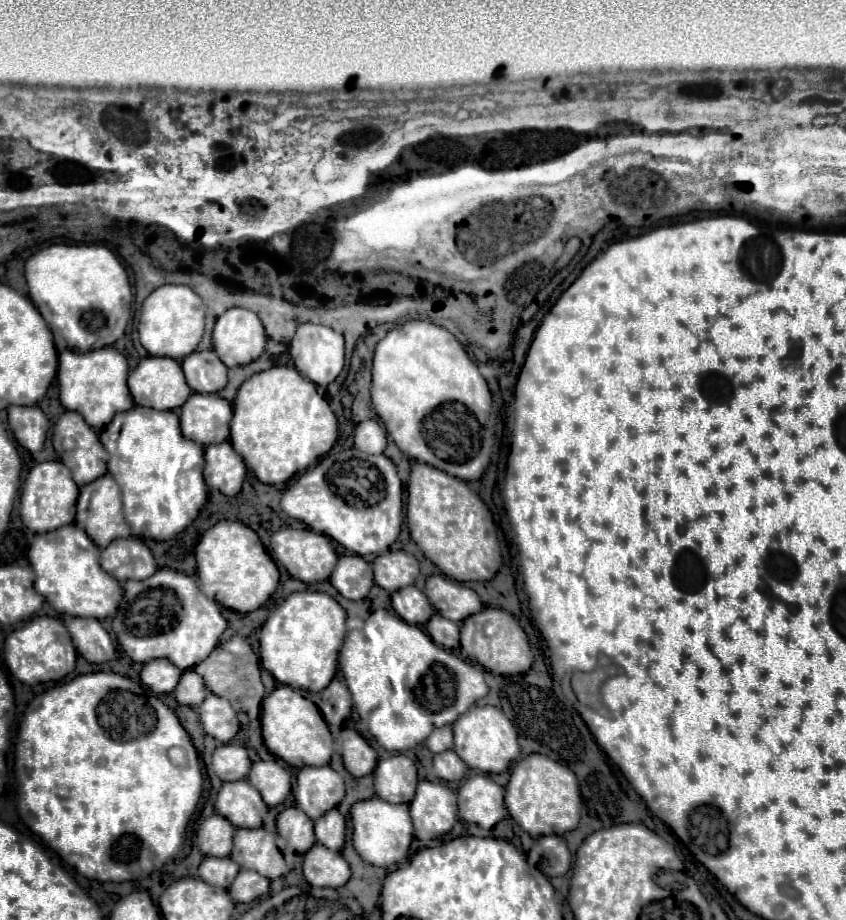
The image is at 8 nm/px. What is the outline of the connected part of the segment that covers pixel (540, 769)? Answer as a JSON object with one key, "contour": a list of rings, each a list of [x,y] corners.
{"contour":[[[528,754],[520,760],[506,786],[506,808],[514,822],[526,830],[532,838],[556,834],[562,836],[574,830],[580,822],[580,790],[574,772],[568,766],[544,756],[544,754]]]}

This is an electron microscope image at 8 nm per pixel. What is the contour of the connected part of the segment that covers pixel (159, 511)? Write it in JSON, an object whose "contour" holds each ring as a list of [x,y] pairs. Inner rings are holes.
{"contour":[[[134,406],[126,412],[115,415],[112,422],[99,434],[110,459],[107,472],[118,482],[122,490],[122,504],[124,504],[124,518],[130,524],[130,536],[138,538],[152,538],[152,540],[170,540],[178,532],[182,532],[200,512],[206,502],[208,490],[202,478],[204,468],[204,446],[184,440],[180,434],[180,424],[176,412],[158,412],[154,408]]]}

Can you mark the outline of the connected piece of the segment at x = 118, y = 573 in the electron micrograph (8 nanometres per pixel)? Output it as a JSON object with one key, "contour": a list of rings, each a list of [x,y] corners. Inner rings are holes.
{"contour":[[[118,538],[100,554],[100,566],[118,582],[144,580],[158,570],[150,548],[138,538]]]}

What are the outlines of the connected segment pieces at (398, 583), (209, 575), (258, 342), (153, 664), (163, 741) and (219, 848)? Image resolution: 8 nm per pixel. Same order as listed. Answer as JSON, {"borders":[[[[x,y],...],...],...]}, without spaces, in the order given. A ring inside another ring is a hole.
{"borders":[[[[388,550],[380,554],[372,566],[374,582],[386,592],[396,592],[396,588],[414,584],[418,578],[418,560],[404,550]]],[[[220,520],[196,546],[196,574],[200,590],[236,612],[258,610],[278,586],[278,568],[252,528],[238,520]]],[[[230,308],[216,320],[212,342],[220,360],[232,368],[256,360],[264,352],[268,338],[252,310]]],[[[150,660],[140,670],[140,680],[156,694],[168,694],[176,688],[182,670],[176,668],[170,660]]],[[[101,671],[56,684],[36,696],[27,708],[14,748],[14,774],[18,779],[18,815],[21,818],[21,814],[27,814],[23,821],[30,830],[82,876],[100,882],[142,880],[168,858],[174,858],[182,848],[184,832],[201,798],[204,781],[198,752],[176,714],[154,698],[148,688],[120,674]],[[128,700],[136,716],[132,718],[134,722],[102,722],[102,716],[106,720],[106,706],[108,716],[118,716],[118,710]]],[[[212,814],[200,824],[196,832],[200,852],[204,856],[230,856],[234,830],[236,828],[228,820],[224,820],[224,816]]]]}

